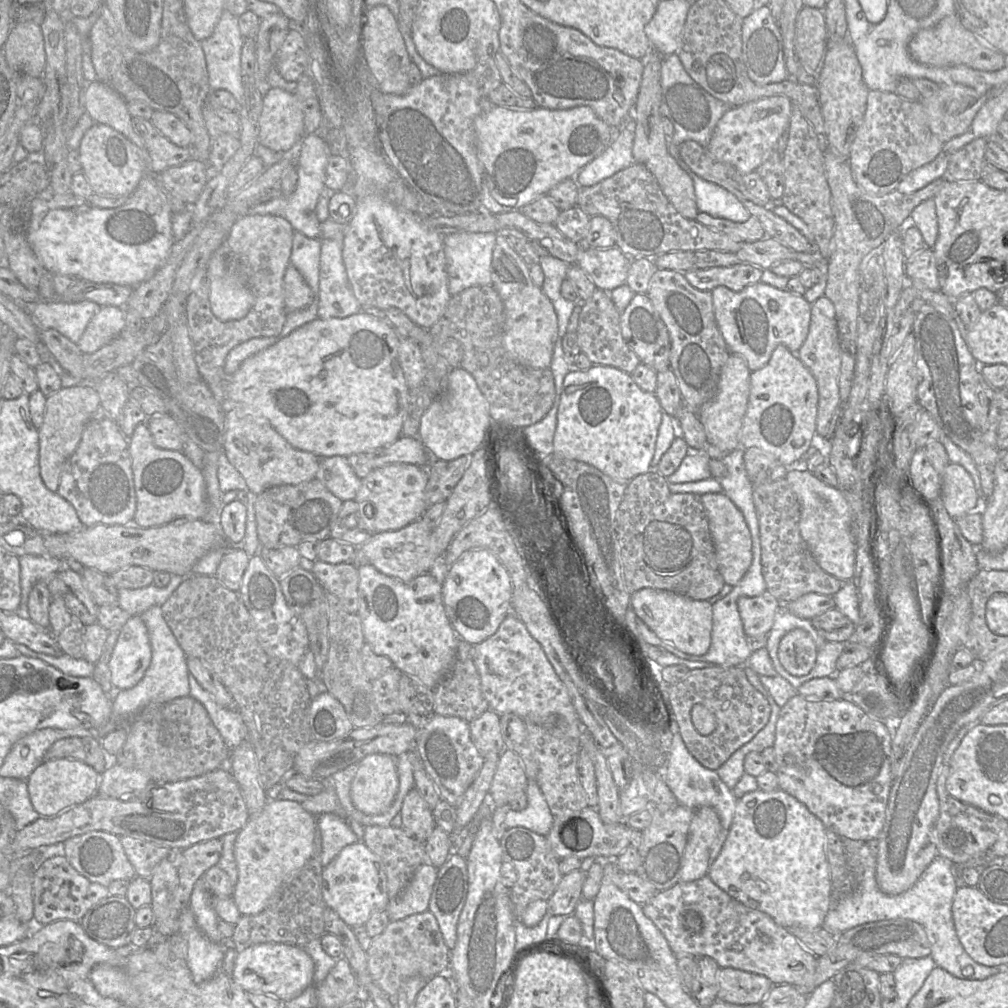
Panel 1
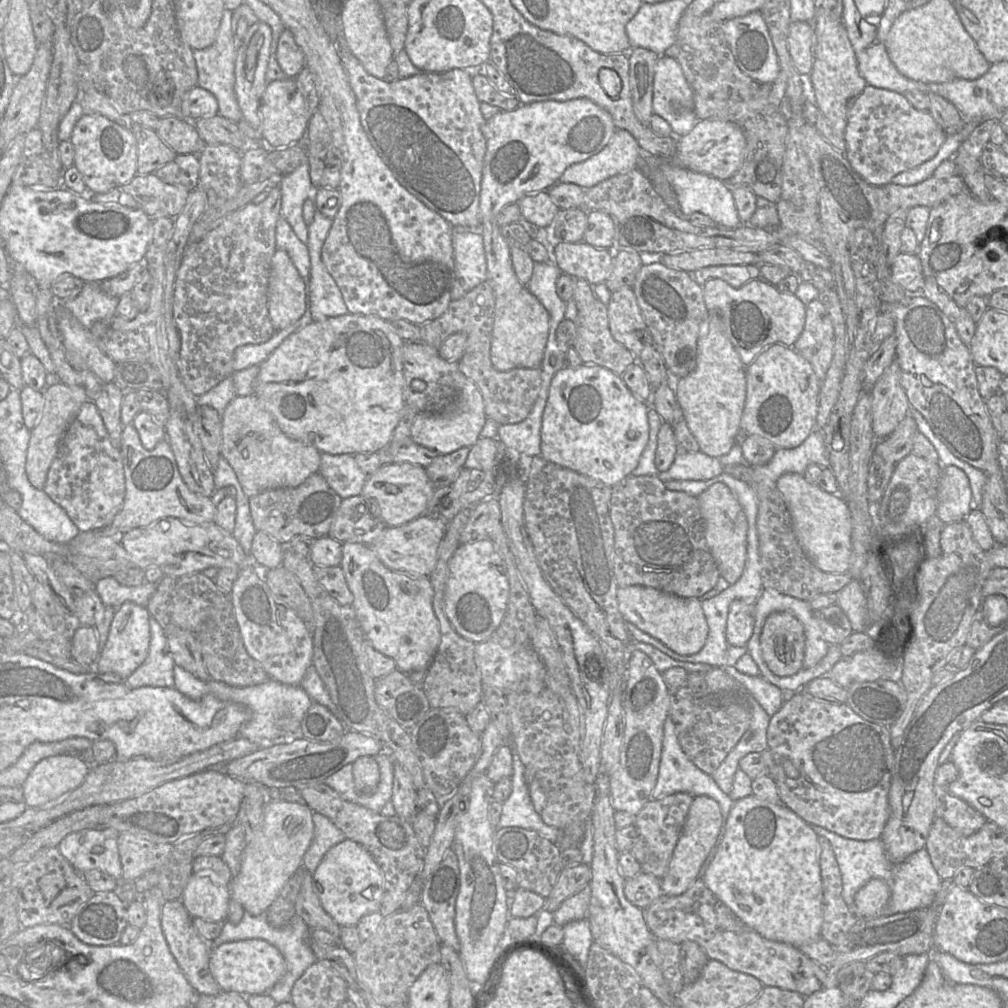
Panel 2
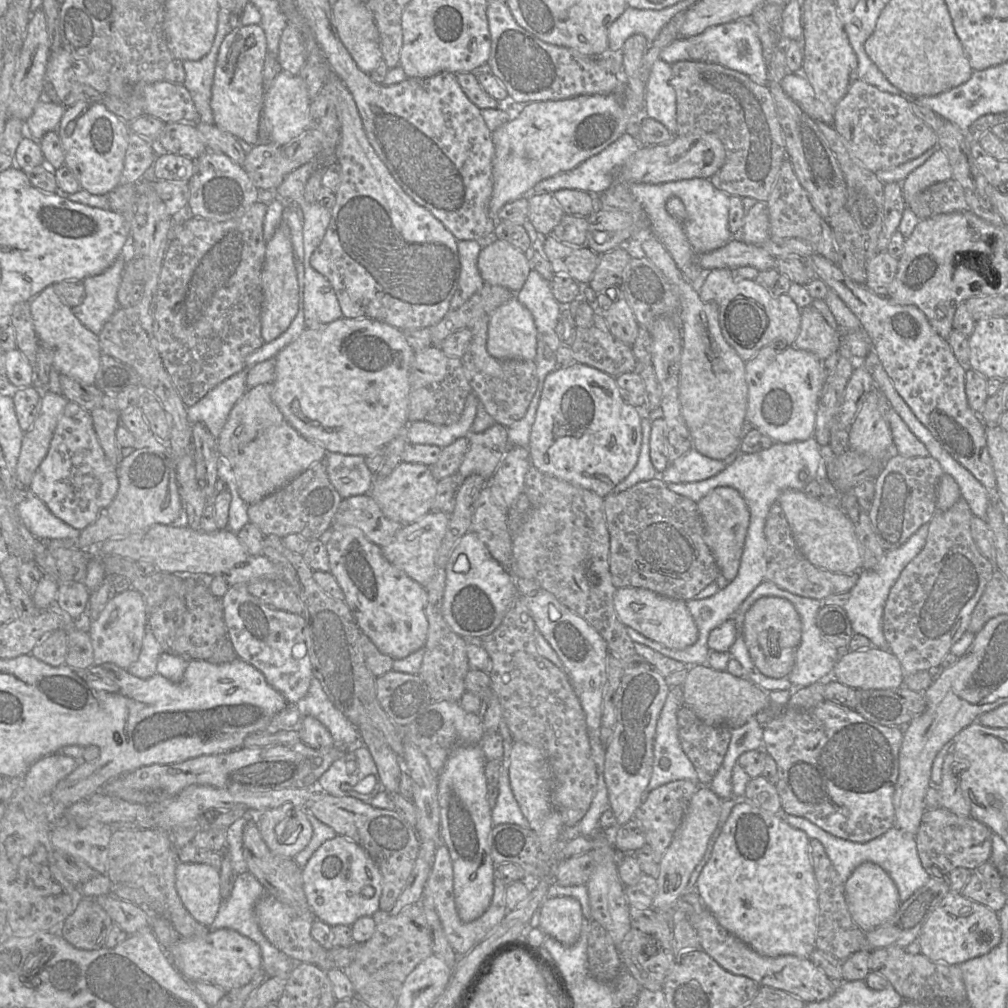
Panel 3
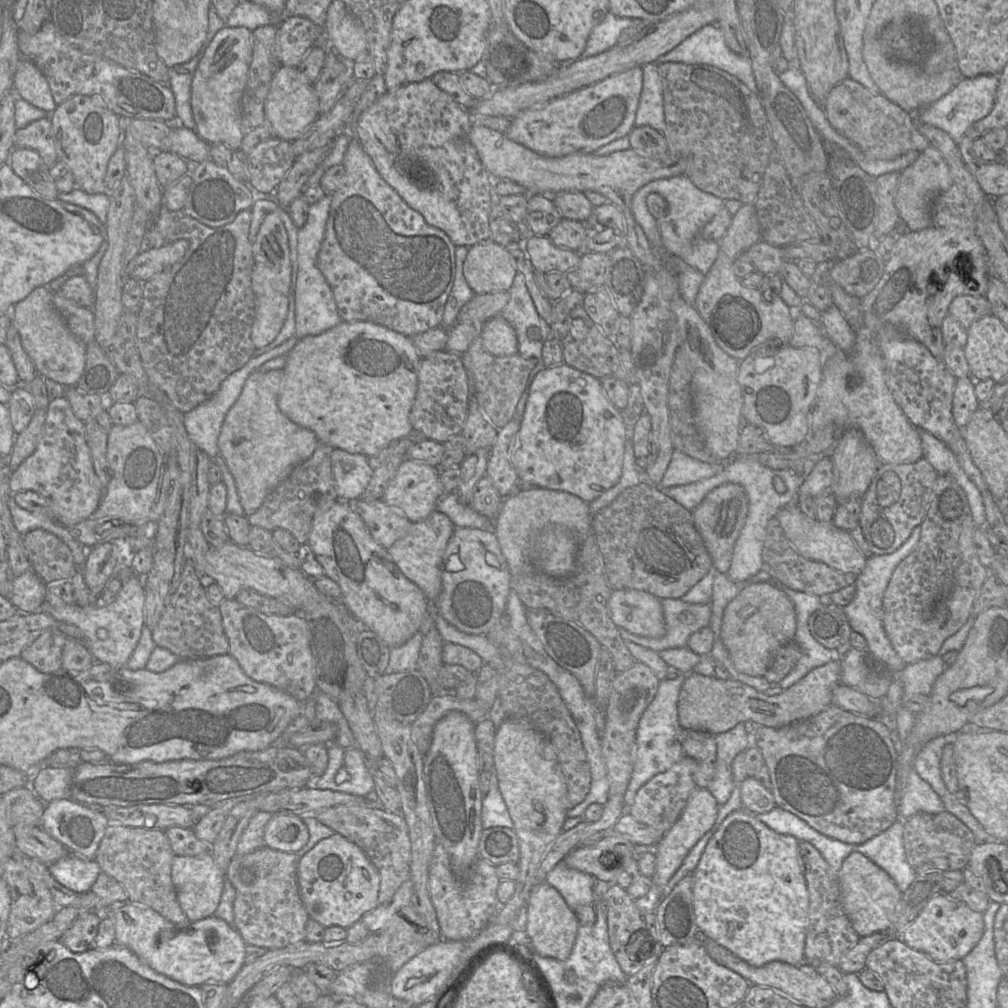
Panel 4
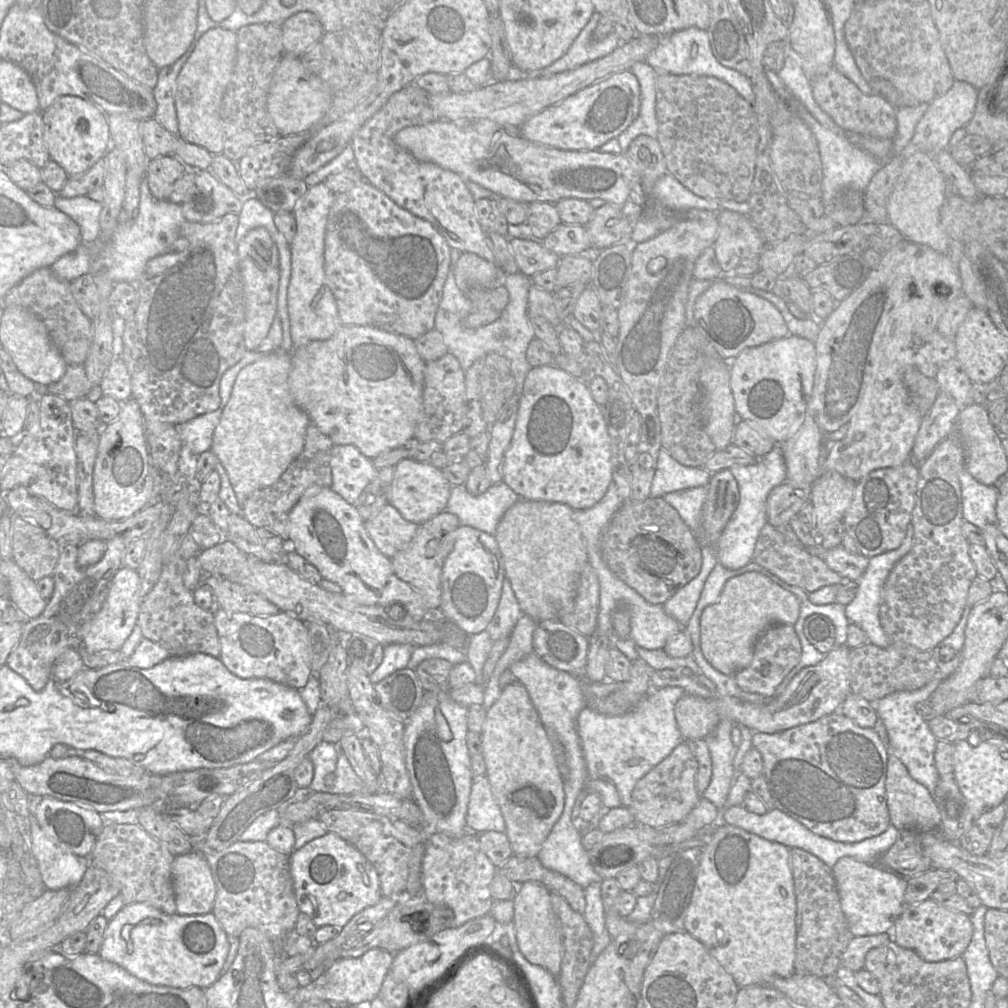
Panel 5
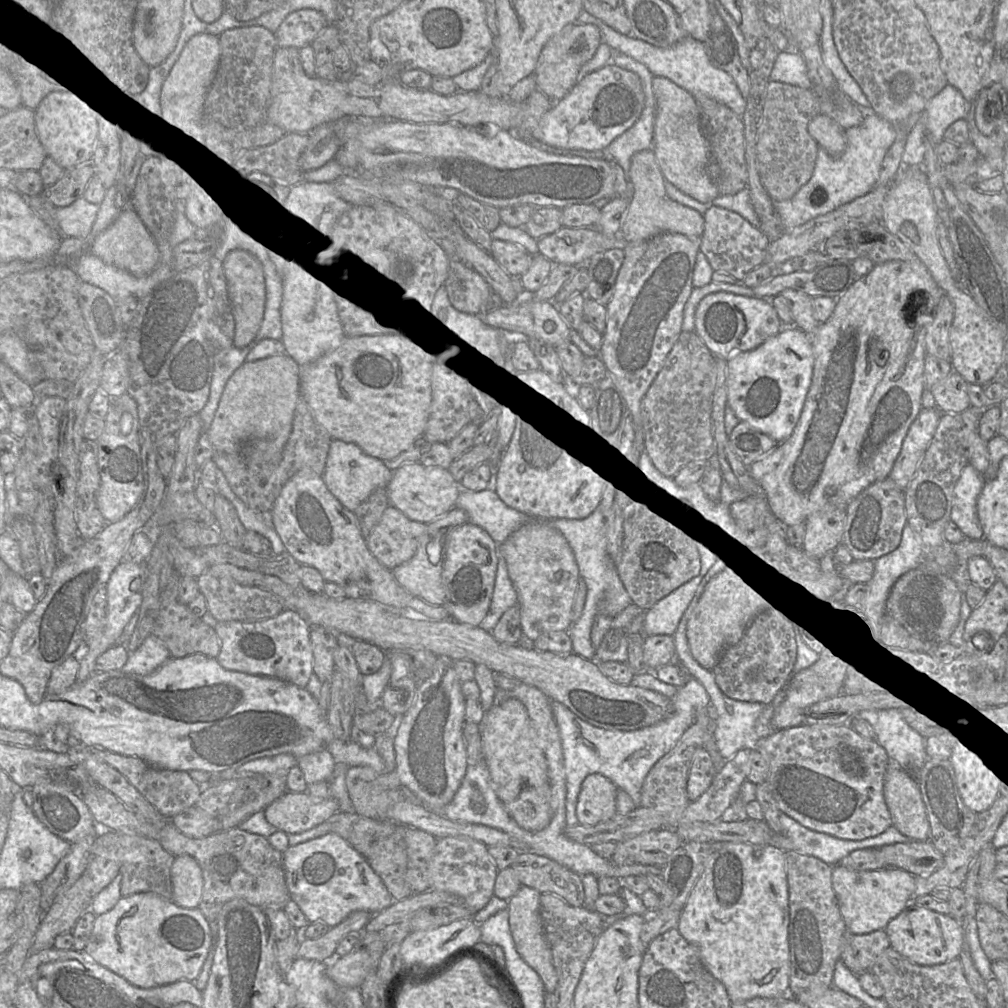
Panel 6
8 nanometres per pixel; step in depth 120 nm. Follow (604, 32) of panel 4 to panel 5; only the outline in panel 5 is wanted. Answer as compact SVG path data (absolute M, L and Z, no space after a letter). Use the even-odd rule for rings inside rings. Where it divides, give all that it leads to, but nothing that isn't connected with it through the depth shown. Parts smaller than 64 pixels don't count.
M594 12L588 23L582 29L569 50L560 59L547 66L531 72L522 72L516 69L513 64L510 69L509 79L539 78L551 76L560 72L574 69L580 65L600 59L620 46L620 39L612 31L602 40L595 40L593 32L601 14Z

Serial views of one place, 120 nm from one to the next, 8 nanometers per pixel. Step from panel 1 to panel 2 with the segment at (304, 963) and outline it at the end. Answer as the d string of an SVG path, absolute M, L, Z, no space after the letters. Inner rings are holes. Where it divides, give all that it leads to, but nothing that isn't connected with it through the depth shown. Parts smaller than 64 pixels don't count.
M248 939L224 943L214 947L210 954L209 970L221 991L244 996L267 994L286 972L281 952L262 939Z

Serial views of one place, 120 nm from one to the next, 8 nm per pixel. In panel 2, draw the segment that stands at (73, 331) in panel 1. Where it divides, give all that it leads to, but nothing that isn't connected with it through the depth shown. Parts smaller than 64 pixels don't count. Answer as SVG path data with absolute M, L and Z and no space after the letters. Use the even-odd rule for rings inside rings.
M84 283L76 298L59 302L87 329L99 320L111 320L116 315L119 299L103 292L99 283Z

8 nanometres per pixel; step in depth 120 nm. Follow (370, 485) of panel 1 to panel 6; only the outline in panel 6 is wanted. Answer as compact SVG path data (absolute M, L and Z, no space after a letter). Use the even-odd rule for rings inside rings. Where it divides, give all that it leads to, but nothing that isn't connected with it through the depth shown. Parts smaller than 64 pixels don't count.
M419 462L407 463L396 469L387 485L387 494L391 506L398 509L410 520L429 524L445 515L456 504L461 487L448 469L425 466Z

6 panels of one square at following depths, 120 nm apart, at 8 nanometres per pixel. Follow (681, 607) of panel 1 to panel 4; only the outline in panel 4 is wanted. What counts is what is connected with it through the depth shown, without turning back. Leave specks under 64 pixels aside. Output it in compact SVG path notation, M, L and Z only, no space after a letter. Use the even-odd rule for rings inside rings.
M612 590L609 599L610 617L618 628L629 633L661 638L666 633L661 600L638 590Z

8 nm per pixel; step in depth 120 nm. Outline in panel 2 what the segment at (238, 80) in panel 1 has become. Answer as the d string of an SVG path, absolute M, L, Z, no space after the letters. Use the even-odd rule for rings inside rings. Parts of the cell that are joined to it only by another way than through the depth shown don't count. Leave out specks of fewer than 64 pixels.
M225 8L214 43L204 49L193 51L195 59L198 83L197 85L212 93L218 101L218 114L228 120L237 123L242 118L237 98L235 95L235 59L237 40L232 26L233 12Z

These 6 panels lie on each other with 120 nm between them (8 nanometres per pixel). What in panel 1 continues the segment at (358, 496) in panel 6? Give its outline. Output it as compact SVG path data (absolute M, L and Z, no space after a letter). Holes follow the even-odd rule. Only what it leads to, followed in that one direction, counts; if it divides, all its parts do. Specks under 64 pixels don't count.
M345 456L321 458L315 478L343 502L354 500L362 484Z

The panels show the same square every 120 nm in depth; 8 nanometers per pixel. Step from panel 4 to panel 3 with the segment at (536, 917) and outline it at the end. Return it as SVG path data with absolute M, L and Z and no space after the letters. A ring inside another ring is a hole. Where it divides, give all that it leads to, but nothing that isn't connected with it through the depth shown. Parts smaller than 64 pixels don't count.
M571 896L545 898L538 911L538 928L546 936L565 946L572 946L578 941L584 916L577 899Z

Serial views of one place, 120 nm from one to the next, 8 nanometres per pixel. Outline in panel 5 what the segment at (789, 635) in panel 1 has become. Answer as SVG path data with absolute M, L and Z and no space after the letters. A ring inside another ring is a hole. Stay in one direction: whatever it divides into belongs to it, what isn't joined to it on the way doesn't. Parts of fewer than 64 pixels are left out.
M746 572L731 577L725 583L721 595L707 606L700 618L700 648L705 659L719 672L733 676L749 666L754 646L759 636L775 624L796 623L799 616L799 600L765 575Z

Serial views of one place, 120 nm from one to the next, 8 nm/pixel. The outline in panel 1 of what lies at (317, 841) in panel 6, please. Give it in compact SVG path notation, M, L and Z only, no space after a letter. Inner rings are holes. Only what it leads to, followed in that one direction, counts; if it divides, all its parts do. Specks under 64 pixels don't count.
M362 841L345 846L322 871L322 898L351 928L364 926L375 912L386 911L390 902L384 866Z

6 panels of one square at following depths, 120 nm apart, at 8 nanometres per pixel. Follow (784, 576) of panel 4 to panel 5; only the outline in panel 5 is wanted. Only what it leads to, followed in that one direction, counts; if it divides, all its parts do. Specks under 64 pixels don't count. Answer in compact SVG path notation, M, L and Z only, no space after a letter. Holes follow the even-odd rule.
M766 523L758 536L753 561L770 571L782 581L811 593L822 587L842 584L845 580L807 548L789 544L780 529Z

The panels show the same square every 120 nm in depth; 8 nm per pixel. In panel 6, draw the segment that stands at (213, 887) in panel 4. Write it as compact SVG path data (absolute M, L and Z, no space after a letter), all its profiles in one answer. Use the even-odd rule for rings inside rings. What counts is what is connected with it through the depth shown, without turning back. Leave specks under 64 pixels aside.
M188 855L174 858L171 866L172 902L185 909L199 907L202 898L203 876L197 861Z

